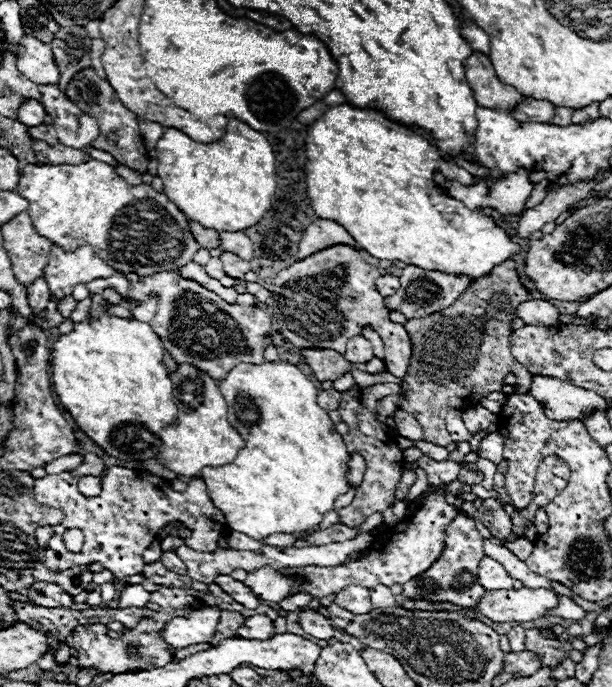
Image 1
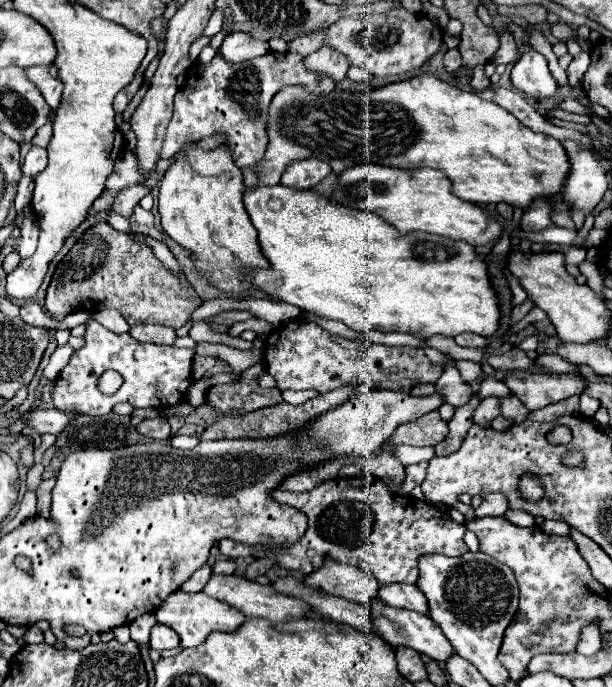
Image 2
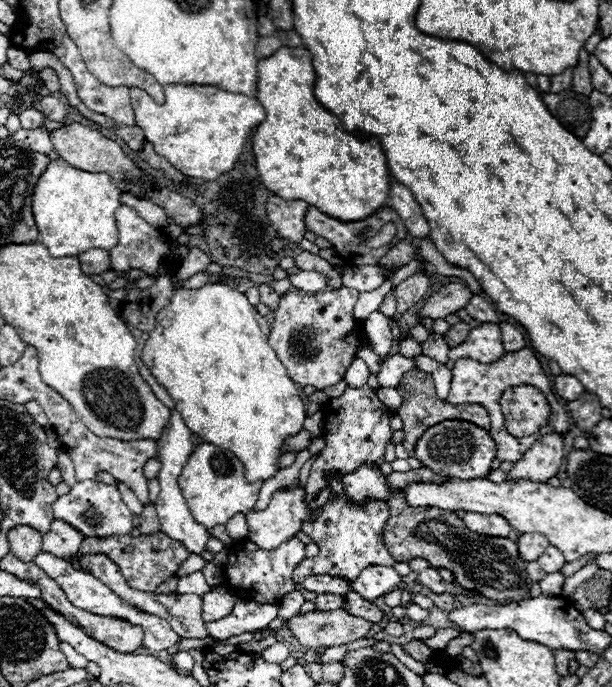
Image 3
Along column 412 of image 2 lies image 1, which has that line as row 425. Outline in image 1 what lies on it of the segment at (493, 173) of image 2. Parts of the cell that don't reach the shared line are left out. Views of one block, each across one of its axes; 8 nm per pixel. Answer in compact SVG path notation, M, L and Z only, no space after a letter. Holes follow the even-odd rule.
M100 316L94 322L78 322L70 334L52 344L52 382L62 406L70 412L78 428L94 440L106 454L118 460L148 460L156 458L162 440L160 430L176 420L176 404L172 400L172 382L162 364L162 342L150 324L140 320L122 320L114 316Z

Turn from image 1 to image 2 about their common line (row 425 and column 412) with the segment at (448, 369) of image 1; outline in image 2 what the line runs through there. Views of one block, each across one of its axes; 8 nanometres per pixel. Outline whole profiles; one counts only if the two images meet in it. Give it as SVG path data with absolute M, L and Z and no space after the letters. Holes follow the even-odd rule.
M428 412L418 420L400 424L392 434L392 444L414 444L414 446L434 446L442 442L448 434L448 424L438 412Z

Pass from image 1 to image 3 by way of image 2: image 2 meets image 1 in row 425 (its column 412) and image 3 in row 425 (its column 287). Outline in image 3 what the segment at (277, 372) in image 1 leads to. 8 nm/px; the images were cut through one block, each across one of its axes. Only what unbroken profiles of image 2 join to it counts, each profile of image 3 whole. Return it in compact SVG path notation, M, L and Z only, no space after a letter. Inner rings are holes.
M216 282L194 290L178 288L172 294L170 304L156 314L156 326L142 350L142 362L148 366L158 384L168 390L190 432L200 436L204 442L234 452L244 464L248 482L268 480L278 472L280 446L288 436L300 432L306 420L306 410L296 384L290 380L286 368L270 348L268 336L270 326L266 318L256 312L246 296Z

